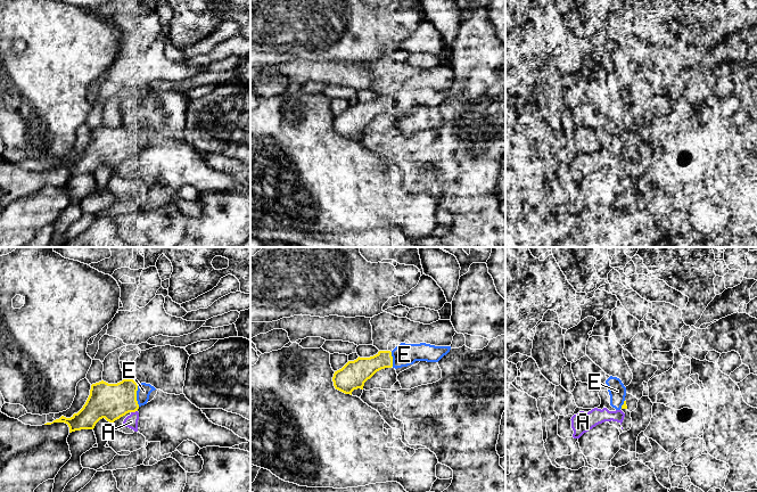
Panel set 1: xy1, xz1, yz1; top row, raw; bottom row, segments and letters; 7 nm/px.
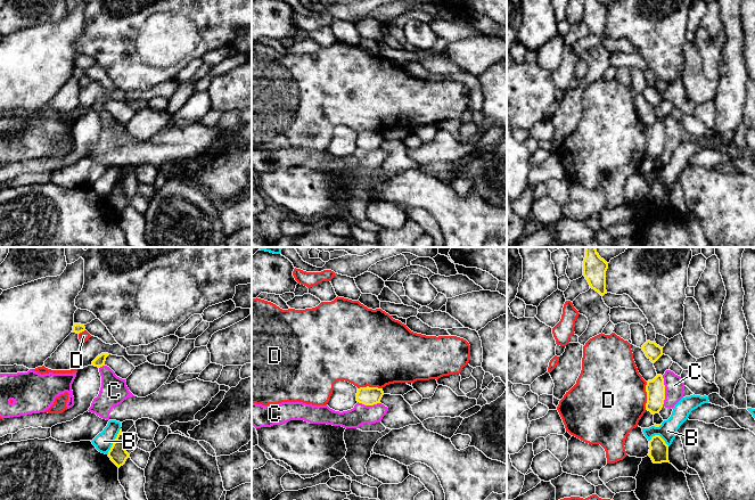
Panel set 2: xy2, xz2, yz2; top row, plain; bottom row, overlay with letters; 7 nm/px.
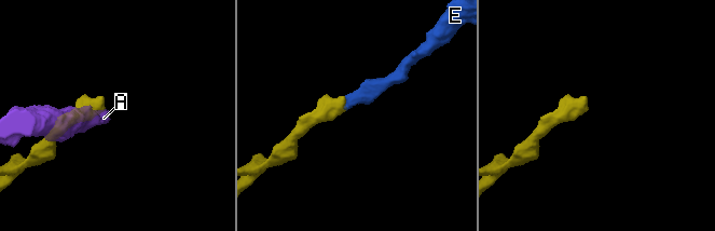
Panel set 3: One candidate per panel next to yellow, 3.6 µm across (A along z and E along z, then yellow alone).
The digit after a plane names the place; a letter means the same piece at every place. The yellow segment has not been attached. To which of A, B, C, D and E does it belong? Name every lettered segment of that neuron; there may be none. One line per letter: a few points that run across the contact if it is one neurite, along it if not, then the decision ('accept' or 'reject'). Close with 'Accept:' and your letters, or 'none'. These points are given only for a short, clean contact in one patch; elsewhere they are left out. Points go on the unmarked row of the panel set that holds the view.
A: reject
B: line xy2 (120, 173), (107, 198); reject
C: line yz2 (662, 121), (664, 130), (663, 150); reject
D: reject
E: accept
Accept: E

